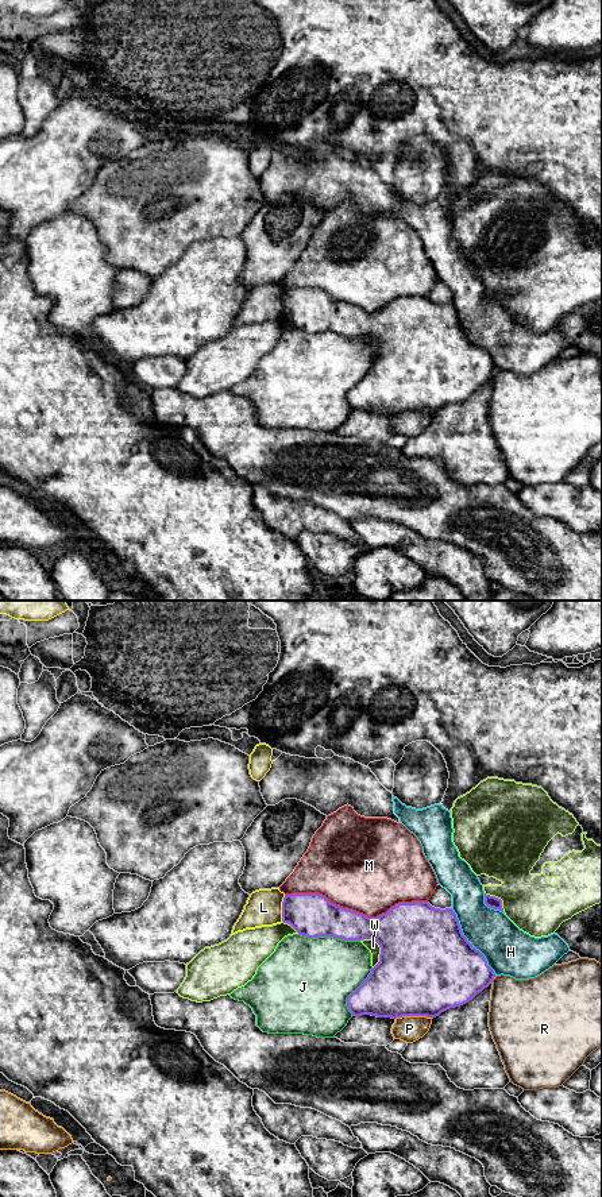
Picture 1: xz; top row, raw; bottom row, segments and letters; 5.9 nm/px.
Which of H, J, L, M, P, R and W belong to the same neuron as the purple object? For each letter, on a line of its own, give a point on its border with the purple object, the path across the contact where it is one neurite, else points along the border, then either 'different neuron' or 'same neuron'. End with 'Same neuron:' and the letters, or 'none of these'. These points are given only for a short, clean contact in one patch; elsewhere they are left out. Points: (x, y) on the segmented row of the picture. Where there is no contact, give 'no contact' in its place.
H: xz (469, 942) | different neuron
J: xz (330, 935) | different neuron
L: xz (282, 908) | different neuron
M: xz (355, 911) | different neuron
P: xz (413, 1015) | different neuron
R: xz (493, 979) | different neuron
W: xz (381, 949) | different neuron
Same neuron: none of these

